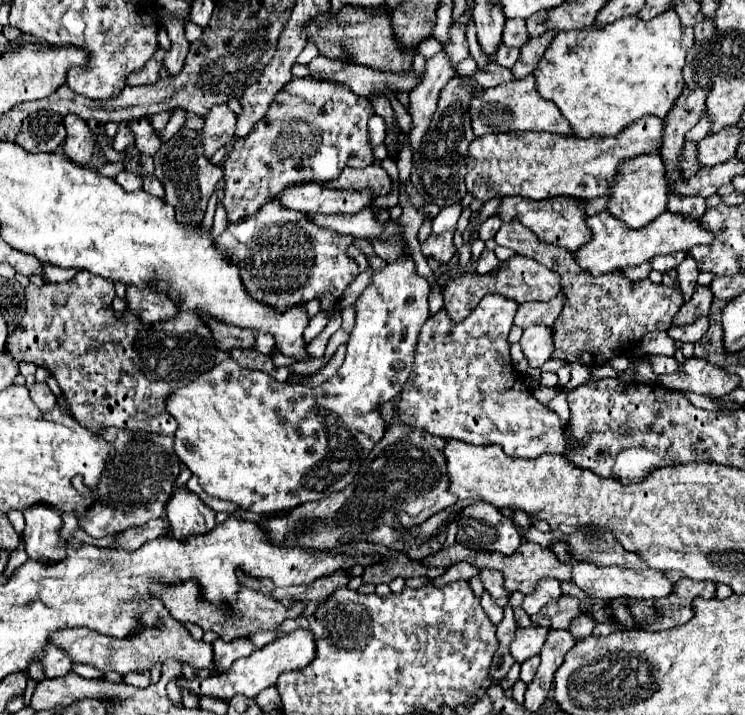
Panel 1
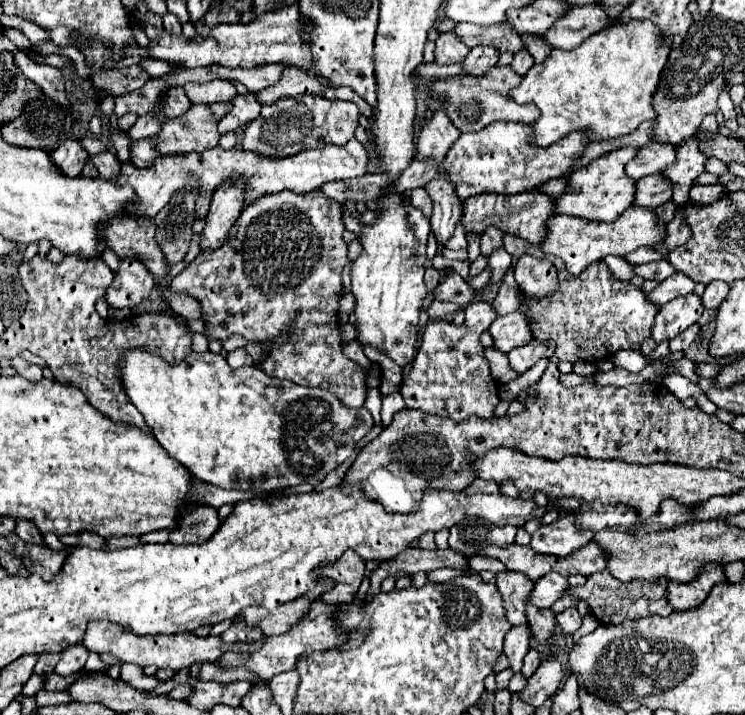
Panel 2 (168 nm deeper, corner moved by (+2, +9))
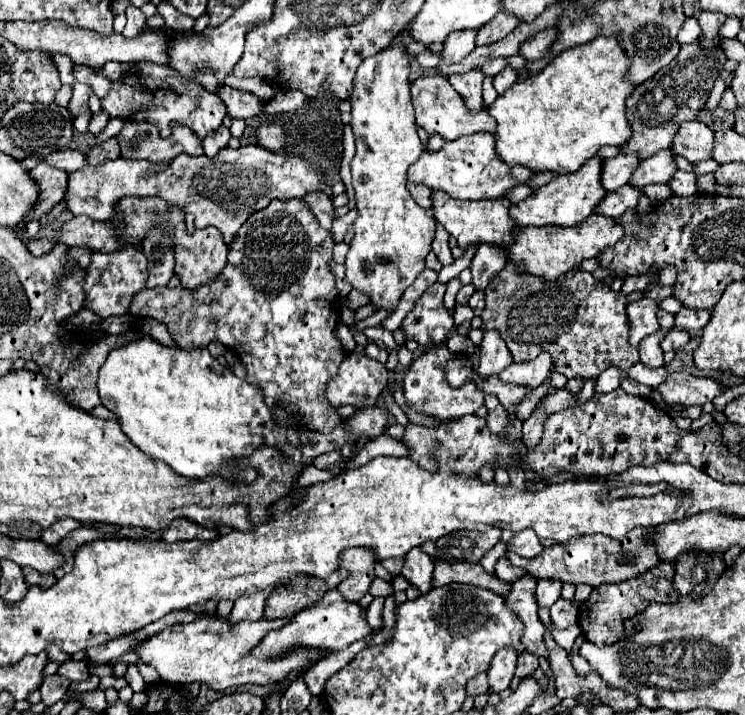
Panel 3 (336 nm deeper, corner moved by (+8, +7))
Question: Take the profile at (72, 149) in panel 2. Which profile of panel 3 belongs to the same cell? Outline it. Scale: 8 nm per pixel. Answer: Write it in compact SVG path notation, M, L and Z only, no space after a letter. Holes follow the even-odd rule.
M39 163L33 171L35 181L39 181L39 205L31 211L31 217L27 217L27 221L31 219L39 219L43 213L47 213L55 203L59 203L65 197L67 191L67 183L69 183L69 173L63 169L55 169L47 163Z

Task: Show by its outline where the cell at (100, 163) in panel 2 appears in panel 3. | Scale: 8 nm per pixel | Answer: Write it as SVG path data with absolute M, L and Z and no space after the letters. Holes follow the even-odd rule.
M65 149L65 151L51 153L45 161L47 161L49 165L55 165L55 167L65 169L65 171L69 171L69 173L73 173L73 171L77 171L79 167L87 165L87 157L85 157L85 153L75 151L75 149Z

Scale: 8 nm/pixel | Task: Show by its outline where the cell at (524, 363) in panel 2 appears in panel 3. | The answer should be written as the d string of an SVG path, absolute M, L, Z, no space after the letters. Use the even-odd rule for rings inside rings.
M539 353L539 357L523 363L511 363L505 367L499 377L505 383L515 383L515 385L527 385L527 387L537 387L547 379L551 367L551 355L549 353Z

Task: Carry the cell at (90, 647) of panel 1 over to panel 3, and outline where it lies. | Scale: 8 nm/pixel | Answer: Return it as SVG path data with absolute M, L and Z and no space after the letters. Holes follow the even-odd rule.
M195 619L191 623L175 623L167 629L147 637L145 641L133 645L131 653L139 655L139 659L147 665L153 665L157 673L161 675L161 681L165 685L183 685L199 681L215 691L225 691L235 685L255 683L255 685L271 685L287 677L289 671L301 669L309 665L311 661L317 661L325 655L325 651L315 653L291 653L291 657L285 657L283 661L259 661L257 657L251 657L249 651L273 629L283 627L287 621L241 621L239 625L229 625L221 619Z

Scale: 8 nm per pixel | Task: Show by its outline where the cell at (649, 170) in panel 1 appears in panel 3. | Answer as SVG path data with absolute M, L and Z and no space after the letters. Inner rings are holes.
M591 157L589 161L585 161L585 165L579 171L567 173L567 175L557 175L551 179L551 183L533 191L533 195L529 195L525 201L515 203L511 207L511 217L521 227L525 227L525 225L535 225L535 227L571 225L573 227L573 225L585 221L587 217L591 217L595 213L595 207L607 195L607 191L601 185L601 173L603 173L603 159Z

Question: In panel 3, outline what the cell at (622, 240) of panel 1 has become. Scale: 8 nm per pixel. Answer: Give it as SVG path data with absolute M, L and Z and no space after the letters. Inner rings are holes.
M595 215L583 225L575 227L561 227L561 225L547 225L547 227L521 227L519 233L515 235L515 243L507 247L507 255L519 271L527 271L531 275L555 281L563 273L569 273L573 269L581 267L583 259L597 257L601 251L613 247L617 241L621 241L625 235L625 229L621 223L617 223L611 217L605 215Z

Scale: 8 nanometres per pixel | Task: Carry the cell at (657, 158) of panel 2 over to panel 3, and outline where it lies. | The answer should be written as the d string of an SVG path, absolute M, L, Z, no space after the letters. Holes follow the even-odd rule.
M621 153L613 159L605 159L603 163L603 187L607 191L617 191L623 187L631 175L635 173L639 165L639 155L637 153Z

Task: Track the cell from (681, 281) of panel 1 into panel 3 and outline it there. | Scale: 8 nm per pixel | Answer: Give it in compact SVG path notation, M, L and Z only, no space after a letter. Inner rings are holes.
M641 297L627 305L627 315L631 323L629 343L633 347L637 347L645 335L655 333L659 329L659 321L655 313L657 313L657 301L651 297Z

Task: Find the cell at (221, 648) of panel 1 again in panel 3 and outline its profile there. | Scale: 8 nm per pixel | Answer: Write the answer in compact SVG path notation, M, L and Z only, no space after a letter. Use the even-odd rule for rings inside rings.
M265 589L263 593L253 593L251 597L239 597L229 615L229 623L235 625L239 621L259 621L263 617L267 593L271 593L271 589Z

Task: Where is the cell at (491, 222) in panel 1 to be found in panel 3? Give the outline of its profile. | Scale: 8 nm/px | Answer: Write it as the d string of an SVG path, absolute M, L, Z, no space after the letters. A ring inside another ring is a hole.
M479 243L475 257L471 261L475 289L485 289L491 277L495 277L499 269L503 269L505 261L507 261L507 249L503 249L501 245Z

